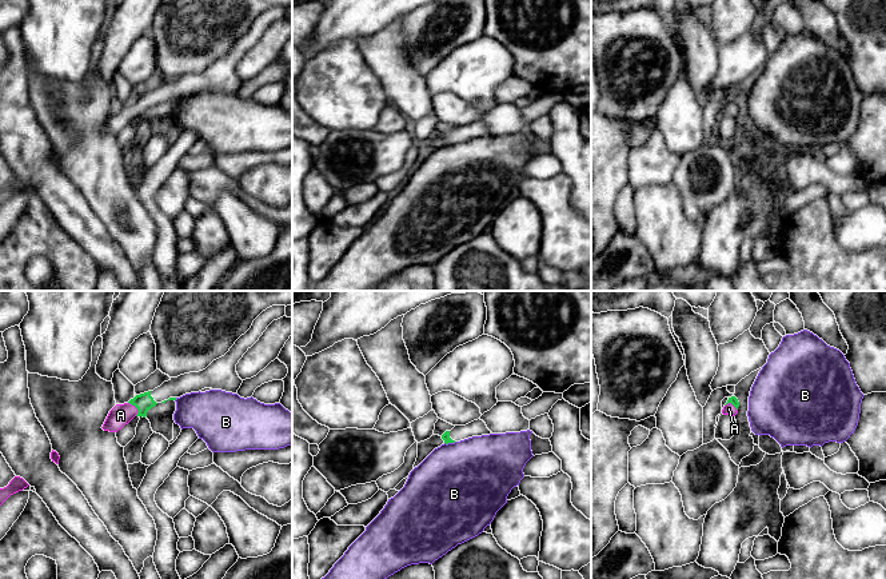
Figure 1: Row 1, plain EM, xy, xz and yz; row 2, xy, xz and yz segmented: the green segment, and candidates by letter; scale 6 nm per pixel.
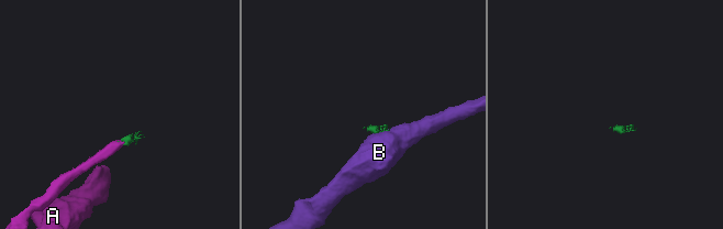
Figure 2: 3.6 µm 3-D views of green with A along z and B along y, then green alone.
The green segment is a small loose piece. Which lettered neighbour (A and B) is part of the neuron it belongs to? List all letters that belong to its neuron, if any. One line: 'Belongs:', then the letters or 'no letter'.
Belongs: A

